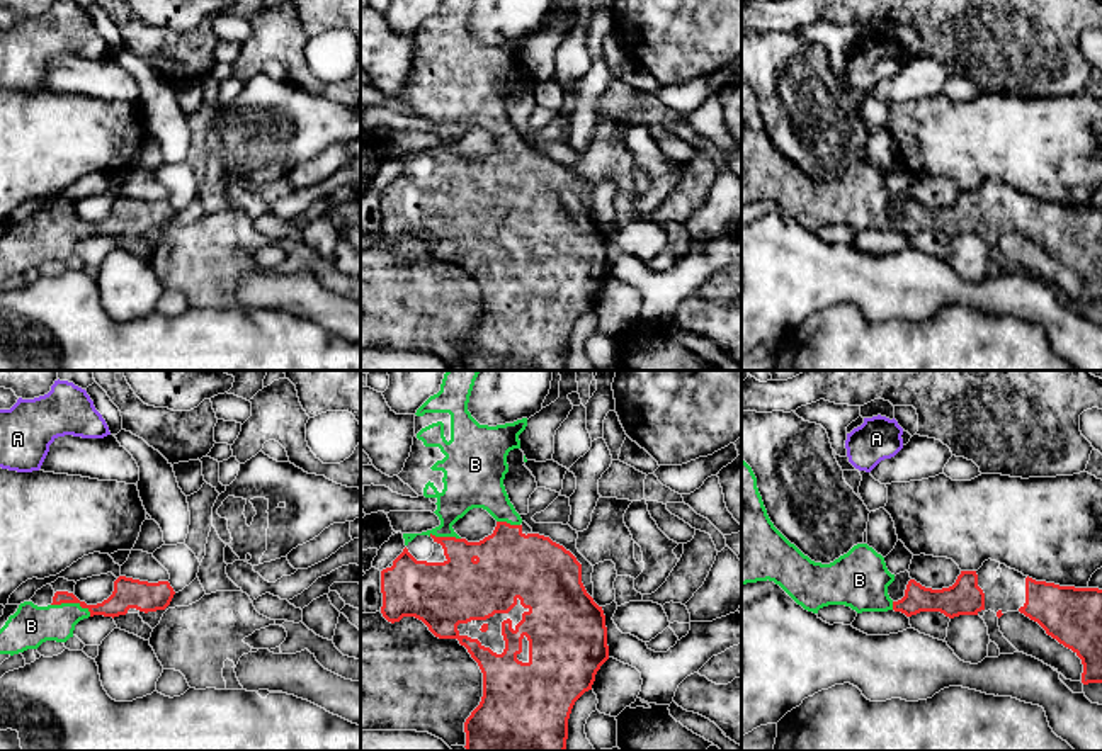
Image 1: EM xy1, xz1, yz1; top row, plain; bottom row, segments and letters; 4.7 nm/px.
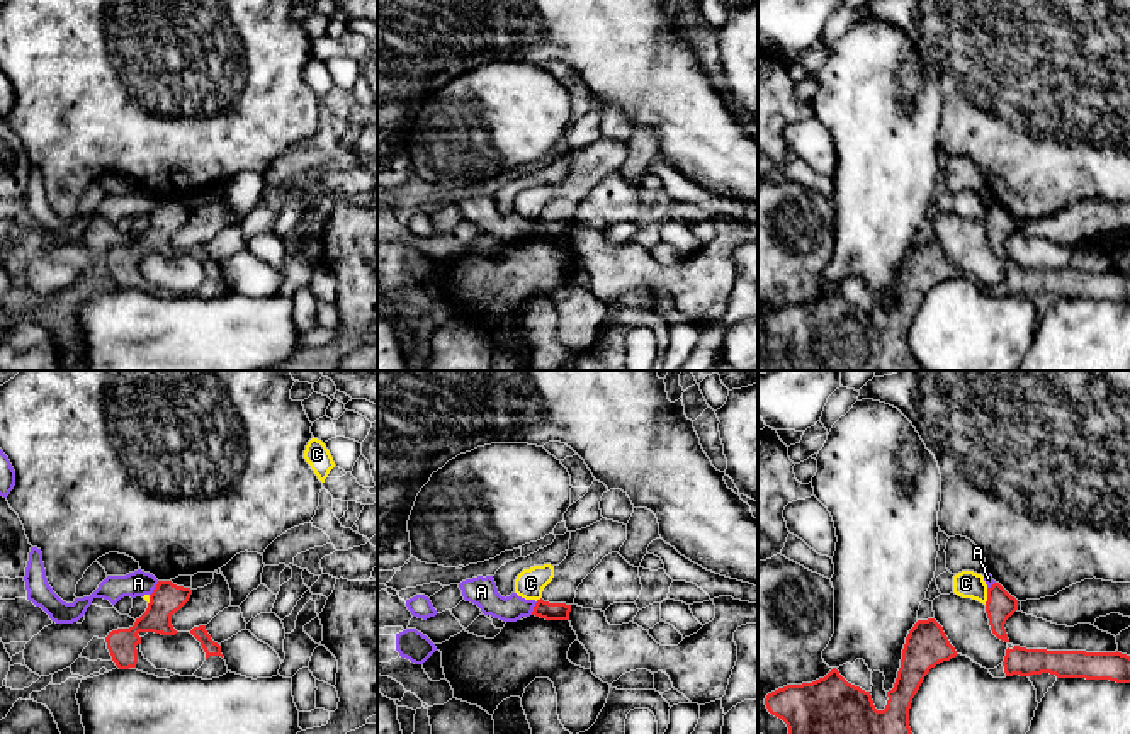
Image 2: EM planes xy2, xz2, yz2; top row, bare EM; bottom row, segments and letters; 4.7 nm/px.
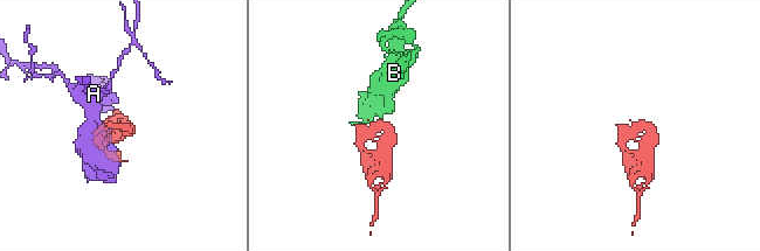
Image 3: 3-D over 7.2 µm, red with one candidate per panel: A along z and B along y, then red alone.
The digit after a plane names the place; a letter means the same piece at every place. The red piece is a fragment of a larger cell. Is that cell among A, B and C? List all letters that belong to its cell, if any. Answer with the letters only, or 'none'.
B

